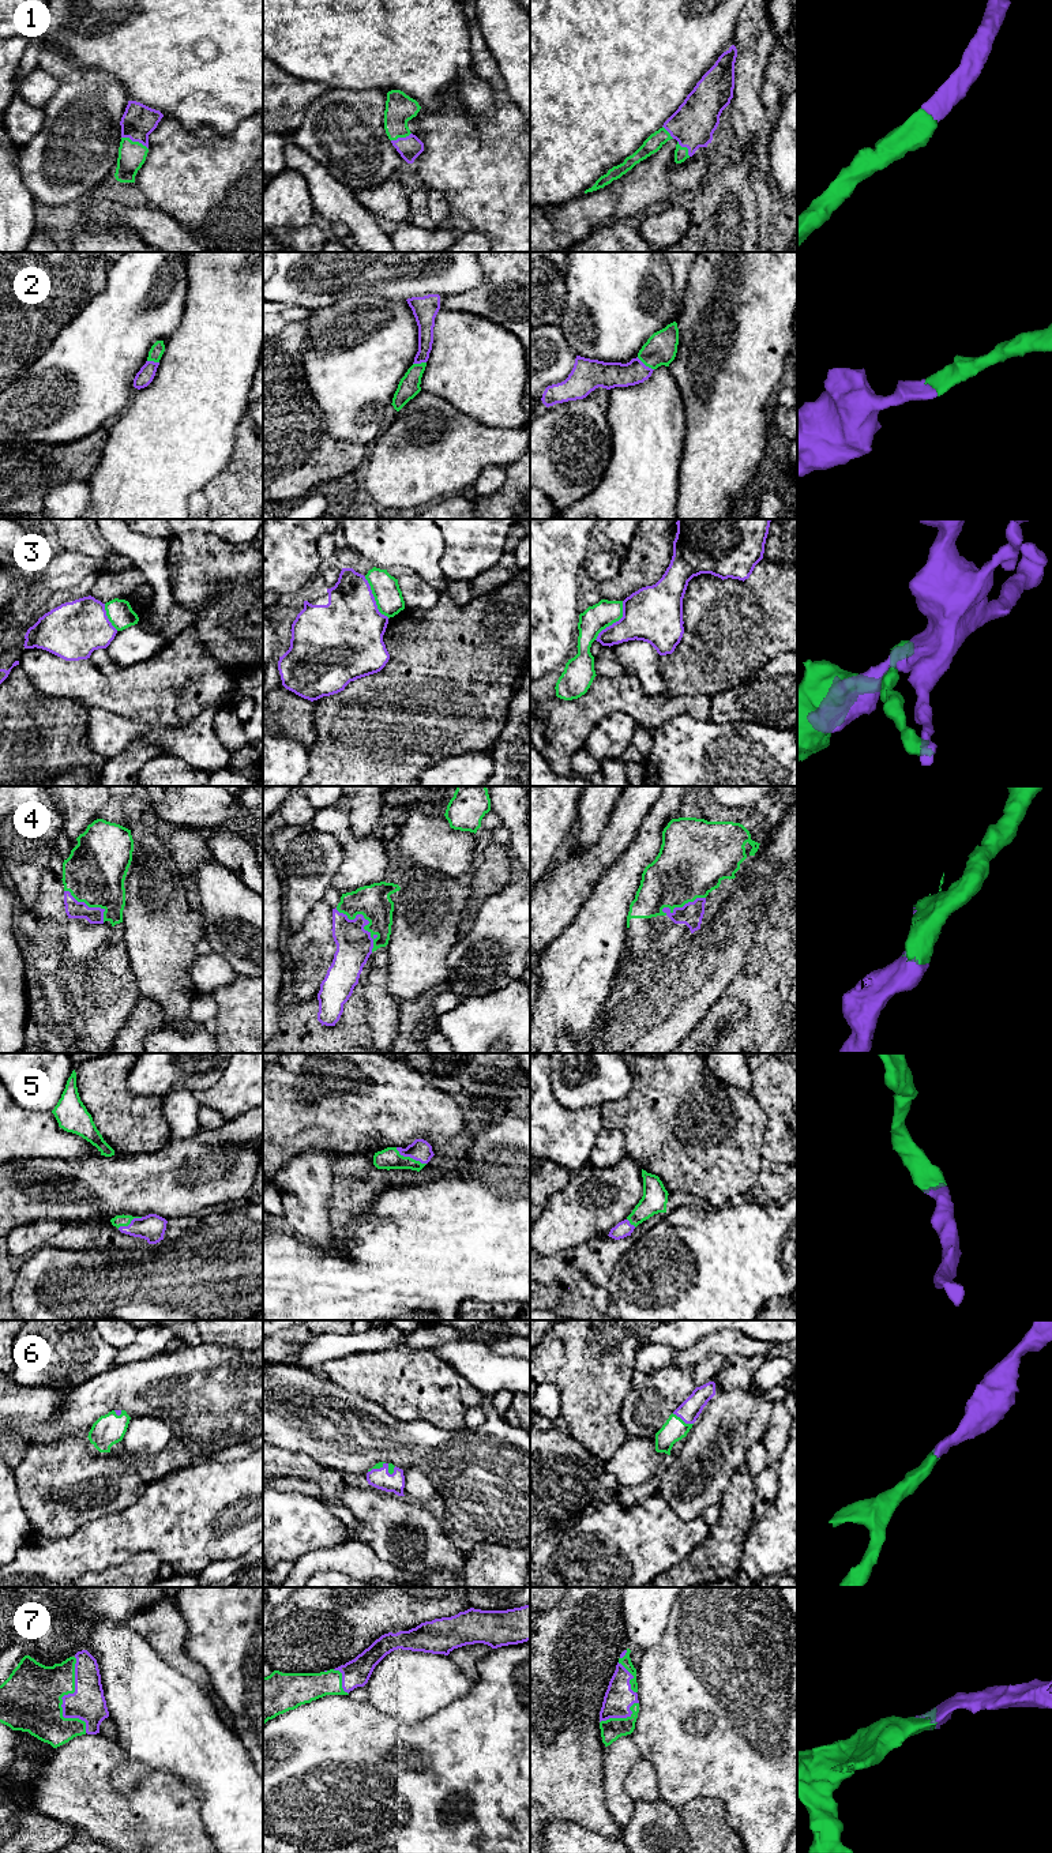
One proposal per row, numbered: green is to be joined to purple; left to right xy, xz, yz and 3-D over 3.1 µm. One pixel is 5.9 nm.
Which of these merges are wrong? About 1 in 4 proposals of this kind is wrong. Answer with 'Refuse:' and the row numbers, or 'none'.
Refuse: 3

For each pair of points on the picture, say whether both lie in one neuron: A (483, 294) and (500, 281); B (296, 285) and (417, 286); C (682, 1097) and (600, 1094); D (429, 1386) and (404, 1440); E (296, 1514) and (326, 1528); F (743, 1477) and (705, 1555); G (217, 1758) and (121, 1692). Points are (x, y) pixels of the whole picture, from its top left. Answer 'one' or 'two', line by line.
A: one
B: one
C: two
D: two
E: one
F: one
G: one

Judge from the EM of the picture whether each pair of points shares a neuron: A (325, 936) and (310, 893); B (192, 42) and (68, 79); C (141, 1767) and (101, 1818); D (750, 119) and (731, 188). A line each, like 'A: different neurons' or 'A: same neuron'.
A: different neurons
B: different neurons
C: different neurons
D: different neurons

